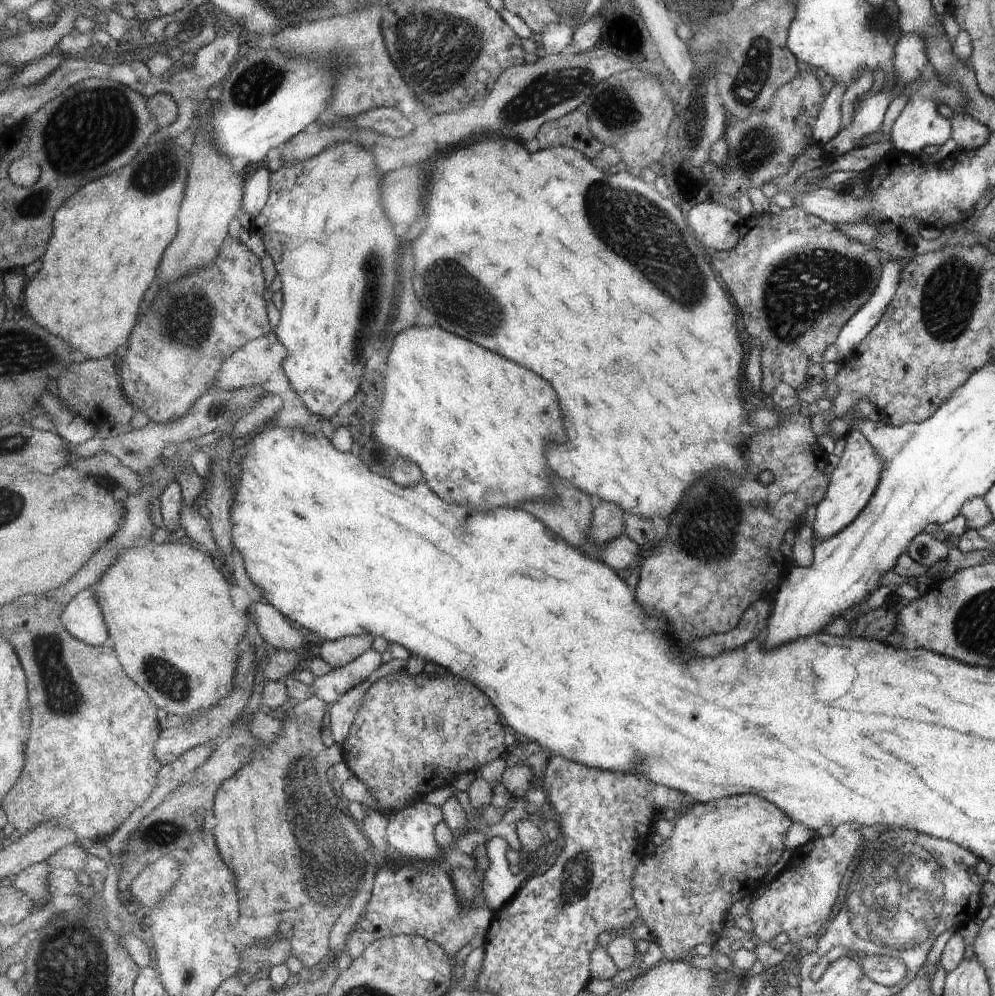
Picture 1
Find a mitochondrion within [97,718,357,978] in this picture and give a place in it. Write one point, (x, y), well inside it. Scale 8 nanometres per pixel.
(161, 834)

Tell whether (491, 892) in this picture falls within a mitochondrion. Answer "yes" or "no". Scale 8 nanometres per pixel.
no

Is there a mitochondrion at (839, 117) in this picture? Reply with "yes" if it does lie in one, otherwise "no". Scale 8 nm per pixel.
no

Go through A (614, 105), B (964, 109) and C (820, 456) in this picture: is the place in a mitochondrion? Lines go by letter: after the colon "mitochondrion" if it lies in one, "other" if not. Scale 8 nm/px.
A: mitochondrion
B: other
C: other

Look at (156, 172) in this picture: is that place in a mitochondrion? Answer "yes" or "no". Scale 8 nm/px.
yes

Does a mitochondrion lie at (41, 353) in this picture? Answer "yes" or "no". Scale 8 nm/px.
yes

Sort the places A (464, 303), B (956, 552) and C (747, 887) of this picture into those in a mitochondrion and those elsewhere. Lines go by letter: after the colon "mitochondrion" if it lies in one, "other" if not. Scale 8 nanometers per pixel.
A: mitochondrion
B: other
C: other

